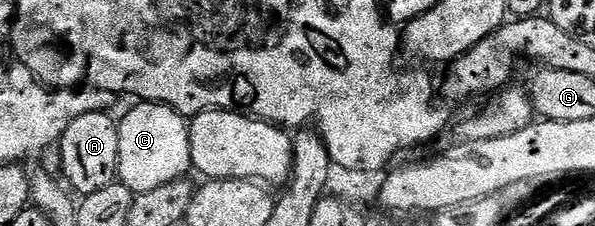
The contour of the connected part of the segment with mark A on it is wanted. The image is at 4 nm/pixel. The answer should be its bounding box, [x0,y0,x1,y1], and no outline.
[58,111,120,196]

